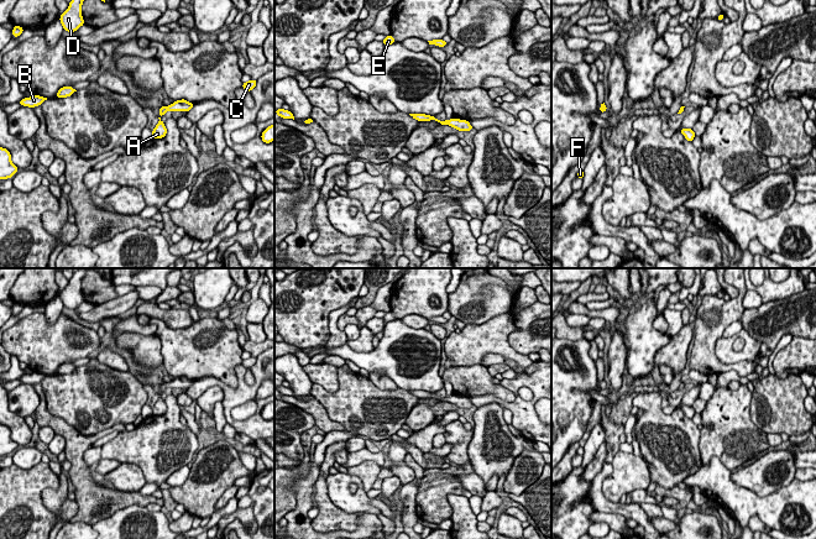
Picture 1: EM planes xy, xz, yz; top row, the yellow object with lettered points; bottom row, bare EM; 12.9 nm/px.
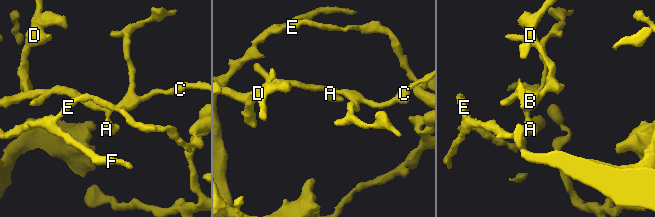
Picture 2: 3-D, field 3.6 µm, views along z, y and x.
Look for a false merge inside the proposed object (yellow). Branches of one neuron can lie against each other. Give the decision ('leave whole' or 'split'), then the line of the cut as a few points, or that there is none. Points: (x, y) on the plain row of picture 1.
leave whole; cut none

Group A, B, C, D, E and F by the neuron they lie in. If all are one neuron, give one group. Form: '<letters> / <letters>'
A B C D E F

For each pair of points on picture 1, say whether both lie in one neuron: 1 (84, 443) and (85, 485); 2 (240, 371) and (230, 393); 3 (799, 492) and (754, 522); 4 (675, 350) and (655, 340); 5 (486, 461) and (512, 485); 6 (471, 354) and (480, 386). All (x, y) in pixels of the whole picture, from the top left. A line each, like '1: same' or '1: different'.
1: same
2: same
3: different
4: different
5: different
6: different

